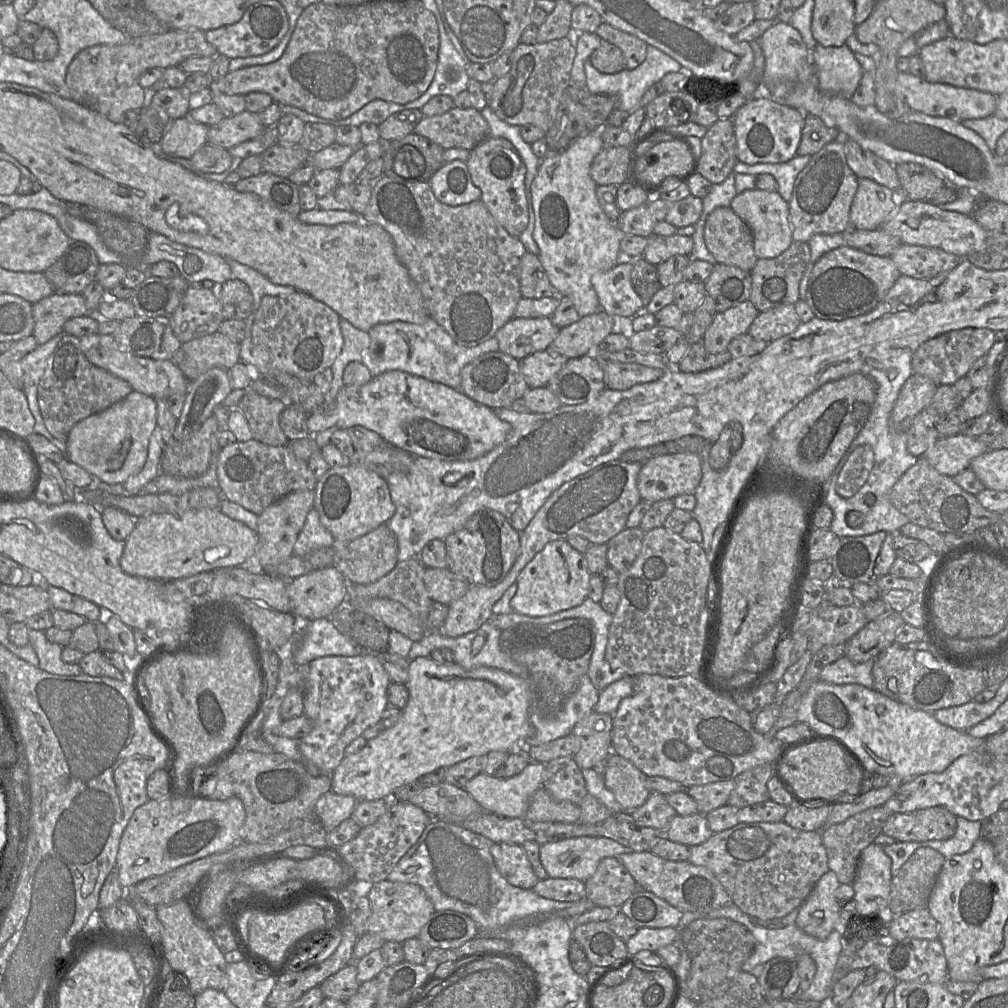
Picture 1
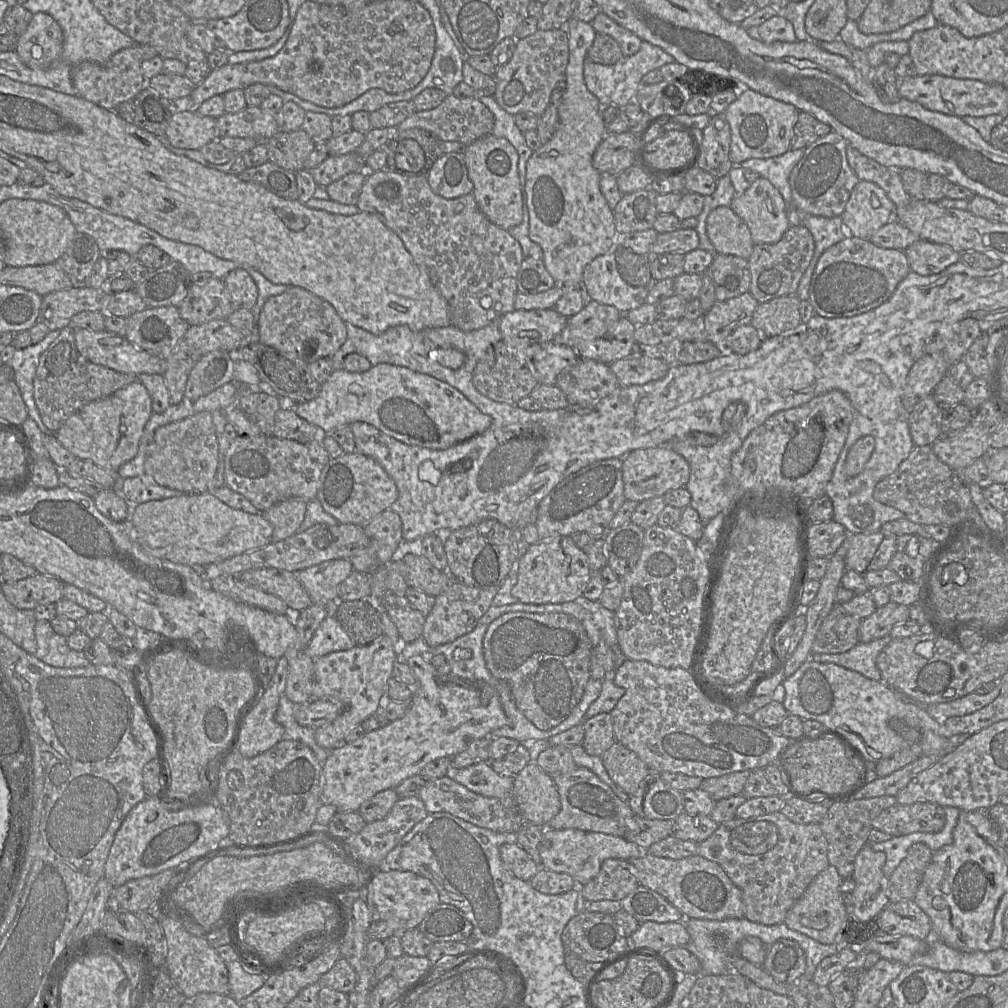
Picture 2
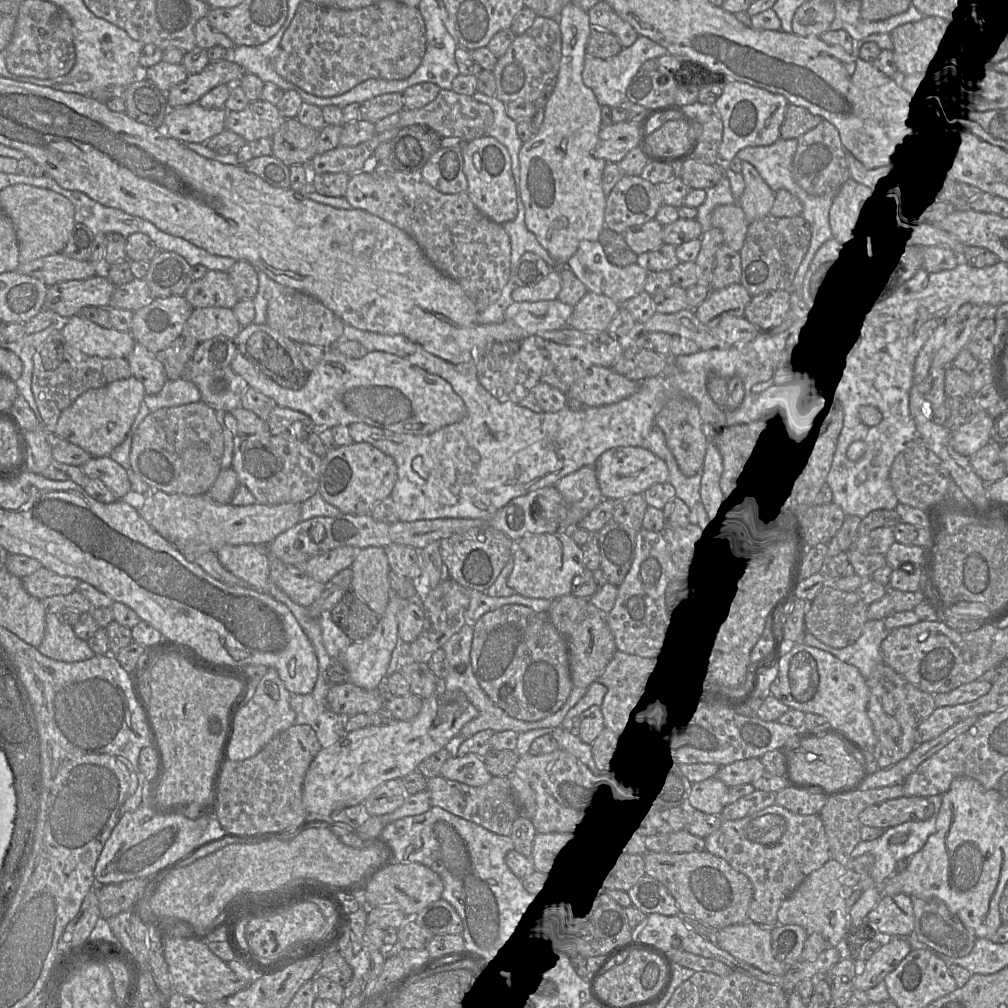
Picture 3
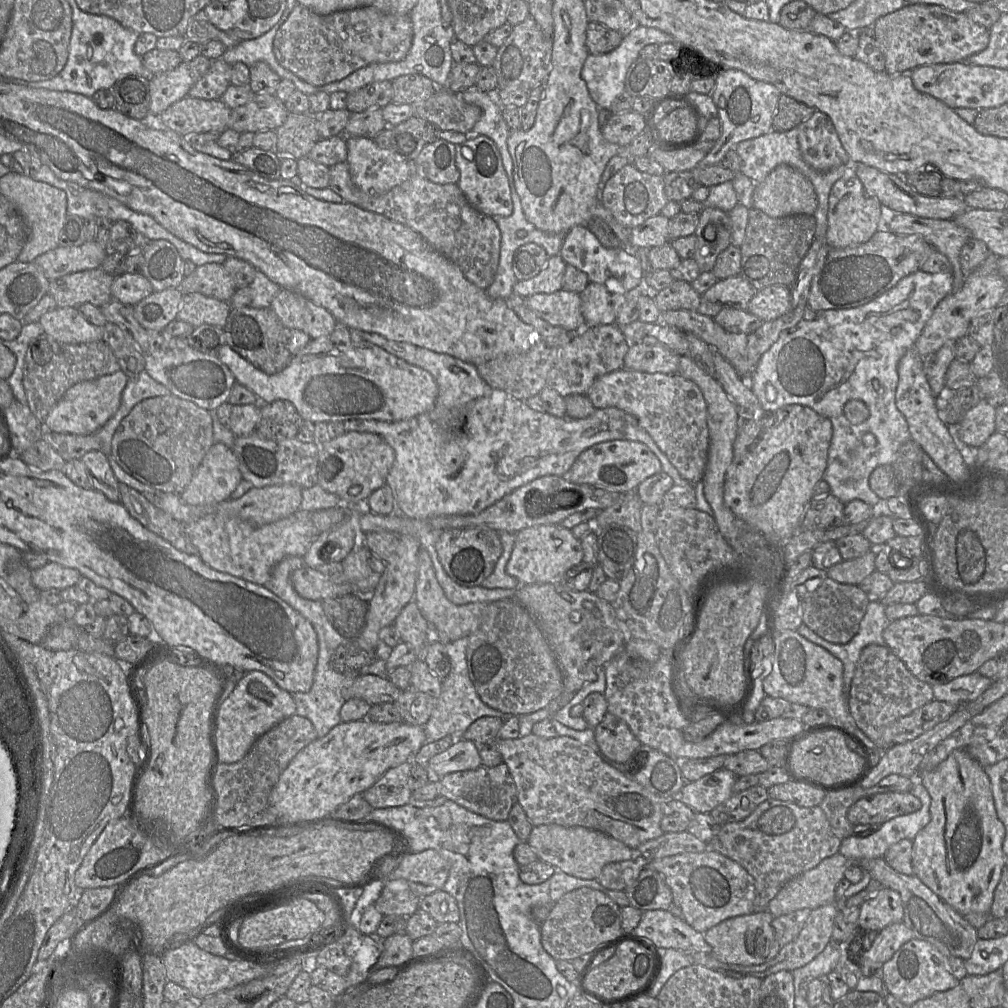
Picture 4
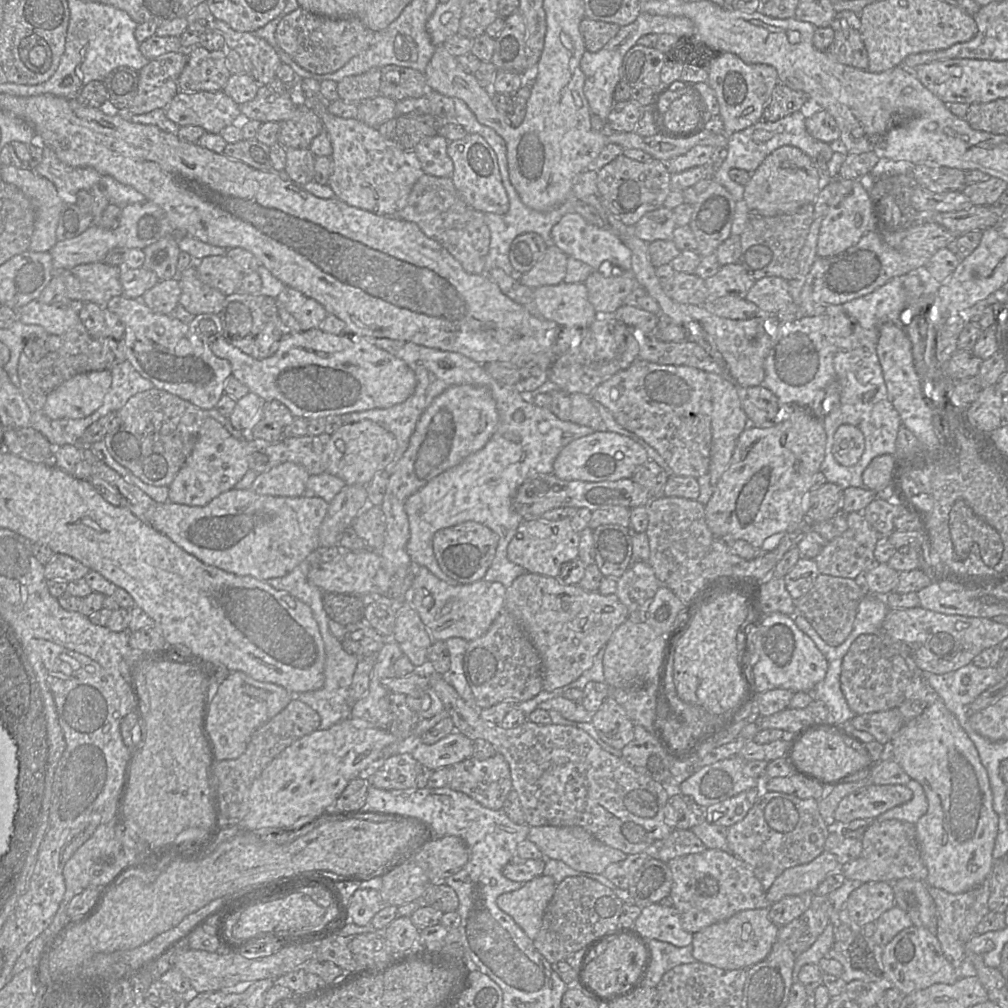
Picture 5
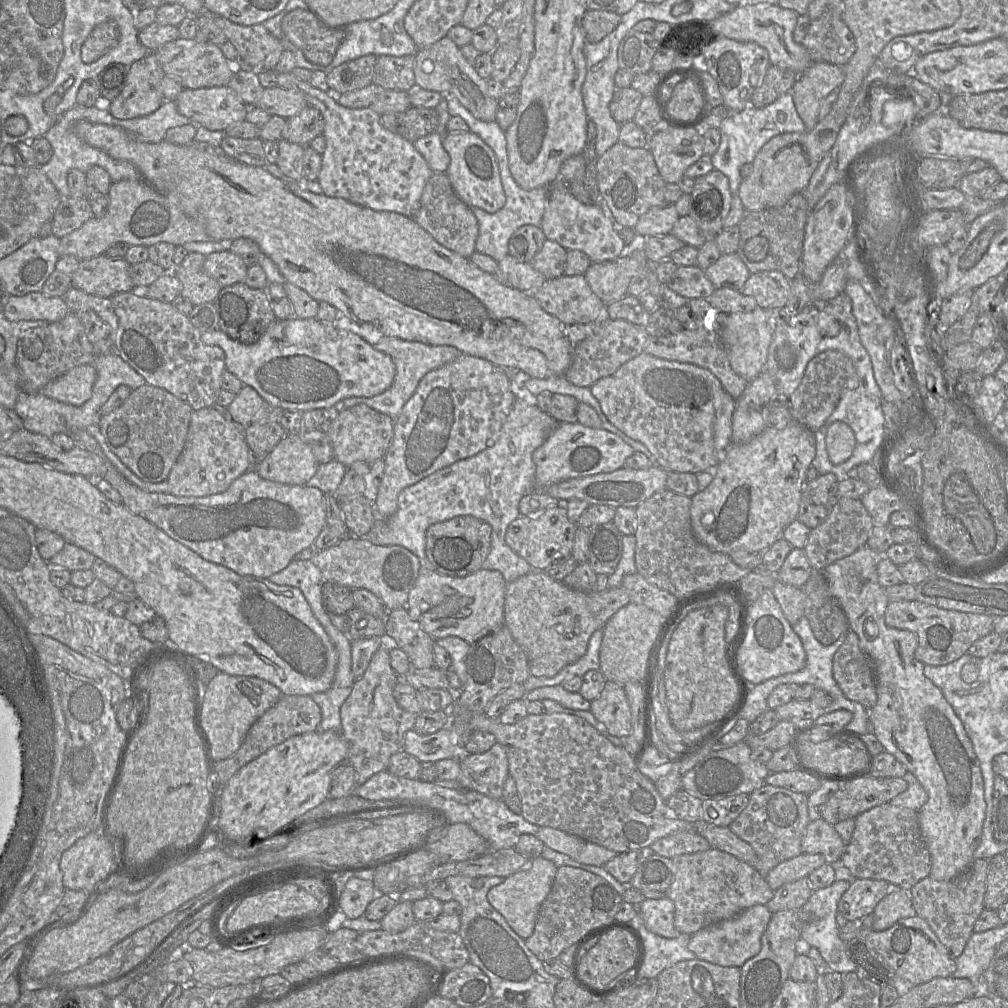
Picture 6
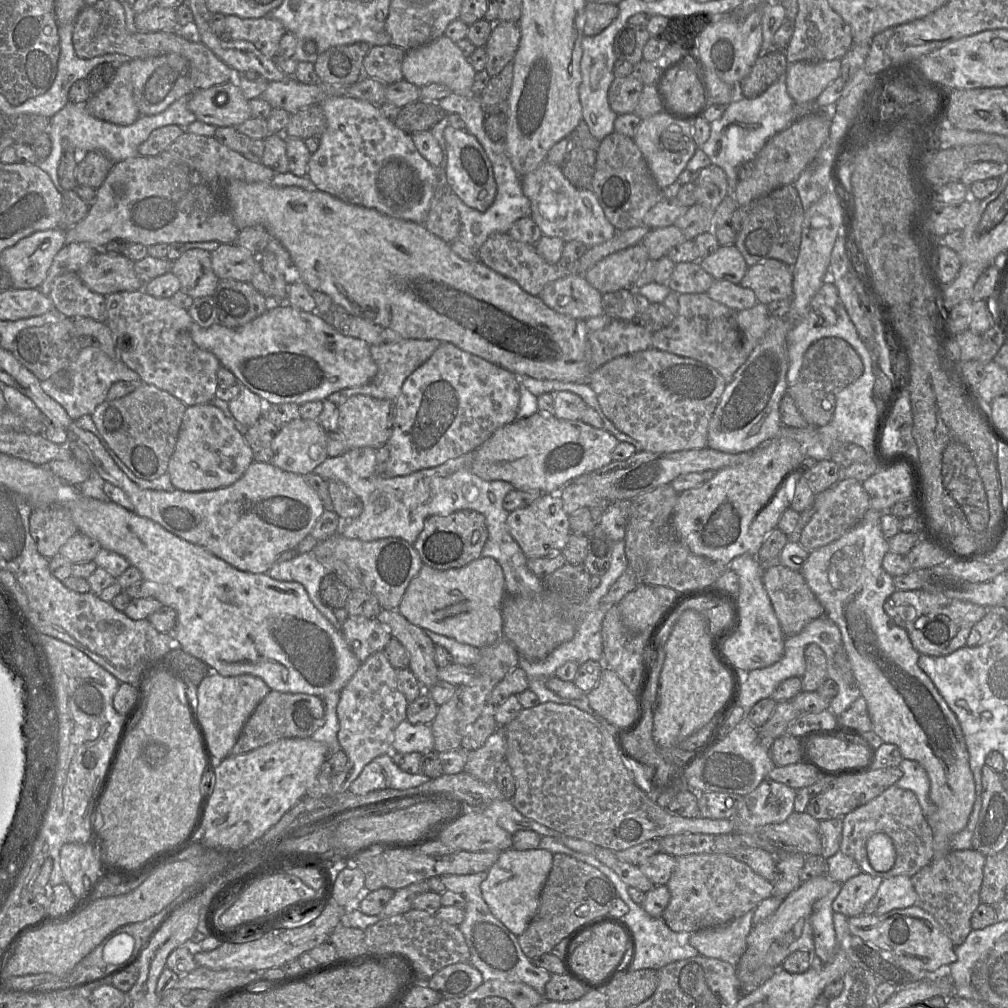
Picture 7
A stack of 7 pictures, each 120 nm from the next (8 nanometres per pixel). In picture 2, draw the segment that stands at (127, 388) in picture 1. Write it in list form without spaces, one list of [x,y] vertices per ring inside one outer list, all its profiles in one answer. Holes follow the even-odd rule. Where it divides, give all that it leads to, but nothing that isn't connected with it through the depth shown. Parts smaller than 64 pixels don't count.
[[[66,326],[60,330],[59,337],[40,356],[34,378],[34,400],[45,426],[56,432],[72,414],[86,404],[105,398],[135,380],[138,380],[136,375],[117,372],[87,360],[76,347],[75,330],[70,326]]]

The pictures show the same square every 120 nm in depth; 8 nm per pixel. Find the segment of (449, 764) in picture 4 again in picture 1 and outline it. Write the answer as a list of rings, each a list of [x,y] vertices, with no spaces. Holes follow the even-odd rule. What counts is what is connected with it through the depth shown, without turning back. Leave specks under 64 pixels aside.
[[[532,761],[522,772],[510,778],[481,772],[470,779],[464,788],[488,812],[509,818],[524,817],[531,796],[543,786],[544,770],[545,764]]]

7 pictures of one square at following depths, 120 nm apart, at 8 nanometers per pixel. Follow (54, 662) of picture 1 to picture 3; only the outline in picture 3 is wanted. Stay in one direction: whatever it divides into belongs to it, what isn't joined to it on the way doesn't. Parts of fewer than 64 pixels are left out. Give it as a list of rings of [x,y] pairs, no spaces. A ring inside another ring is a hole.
[[[56,614],[46,615],[45,634],[38,651],[62,662],[78,662],[95,654],[88,642],[75,635],[73,627],[61,622]]]

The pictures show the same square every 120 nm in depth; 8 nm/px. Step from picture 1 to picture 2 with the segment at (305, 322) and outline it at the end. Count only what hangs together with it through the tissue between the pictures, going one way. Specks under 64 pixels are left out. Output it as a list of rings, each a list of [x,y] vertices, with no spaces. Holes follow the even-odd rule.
[[[288,287],[277,296],[269,298],[260,313],[258,340],[283,353],[288,359],[302,360],[307,364],[321,358],[331,358],[344,344],[347,337],[345,322],[330,303],[301,287]]]

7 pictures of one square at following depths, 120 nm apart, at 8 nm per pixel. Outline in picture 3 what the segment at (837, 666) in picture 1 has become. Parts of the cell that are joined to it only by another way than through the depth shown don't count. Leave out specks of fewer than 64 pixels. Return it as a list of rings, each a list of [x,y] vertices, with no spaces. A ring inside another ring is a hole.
[[[867,620],[858,640],[845,648],[828,646],[809,632],[802,632],[797,642],[828,652],[841,661],[855,666],[867,679],[872,671],[884,662],[881,643],[889,632],[884,620]]]

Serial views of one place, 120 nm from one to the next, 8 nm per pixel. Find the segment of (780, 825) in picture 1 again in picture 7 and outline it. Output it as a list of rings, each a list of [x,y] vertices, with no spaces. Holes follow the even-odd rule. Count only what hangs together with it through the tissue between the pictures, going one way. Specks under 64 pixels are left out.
[[[765,778],[755,790],[744,795],[741,806],[731,818],[736,832],[755,834],[764,825],[785,821],[795,811],[794,801],[796,793],[797,790],[783,783]]]

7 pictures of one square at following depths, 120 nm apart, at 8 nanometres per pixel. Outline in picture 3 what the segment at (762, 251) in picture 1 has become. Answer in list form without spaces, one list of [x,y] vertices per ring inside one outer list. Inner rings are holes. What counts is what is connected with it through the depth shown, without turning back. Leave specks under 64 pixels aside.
[[[742,162],[742,175],[746,186],[738,205],[742,208],[748,224],[770,215],[775,200],[775,191],[762,179],[748,162]]]

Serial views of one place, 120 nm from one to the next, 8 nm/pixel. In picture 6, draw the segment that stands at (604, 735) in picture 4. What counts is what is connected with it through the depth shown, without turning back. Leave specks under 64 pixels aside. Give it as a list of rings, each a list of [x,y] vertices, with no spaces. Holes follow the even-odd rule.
[[[606,681],[600,695],[590,702],[590,712],[612,736],[624,738],[631,734],[631,711],[623,686]]]

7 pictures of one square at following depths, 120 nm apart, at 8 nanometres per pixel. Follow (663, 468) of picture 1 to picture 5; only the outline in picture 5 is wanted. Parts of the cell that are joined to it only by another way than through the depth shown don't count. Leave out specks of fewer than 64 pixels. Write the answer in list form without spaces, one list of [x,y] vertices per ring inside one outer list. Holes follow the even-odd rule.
[[[608,430],[594,431],[571,441],[560,451],[553,464],[553,474],[563,480],[616,481],[632,478],[637,467],[648,459],[646,450],[634,440]]]

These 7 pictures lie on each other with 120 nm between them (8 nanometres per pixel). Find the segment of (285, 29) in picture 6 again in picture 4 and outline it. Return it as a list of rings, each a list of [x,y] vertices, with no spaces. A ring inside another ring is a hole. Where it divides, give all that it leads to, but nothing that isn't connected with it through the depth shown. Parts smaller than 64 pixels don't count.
[[[297,3],[277,31],[273,50],[284,68],[311,85],[323,86],[370,64],[403,60],[412,41],[413,25],[409,15],[386,13],[375,7],[320,15]]]

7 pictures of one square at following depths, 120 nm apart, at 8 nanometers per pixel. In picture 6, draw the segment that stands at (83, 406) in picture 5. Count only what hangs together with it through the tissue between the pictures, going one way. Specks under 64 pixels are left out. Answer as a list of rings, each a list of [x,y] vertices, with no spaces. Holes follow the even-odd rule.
[[[92,364],[79,365],[49,382],[40,392],[48,398],[80,406],[91,398],[96,377]]]

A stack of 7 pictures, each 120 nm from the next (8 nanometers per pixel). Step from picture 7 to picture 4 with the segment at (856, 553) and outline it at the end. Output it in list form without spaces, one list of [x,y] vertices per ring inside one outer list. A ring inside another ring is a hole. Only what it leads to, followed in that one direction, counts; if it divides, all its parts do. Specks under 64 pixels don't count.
[[[956,749],[935,769],[918,772],[916,780],[925,786],[931,797],[931,819],[913,840],[913,875],[961,915],[990,914],[994,892],[1006,866],[1006,855],[1002,849],[1005,826],[998,818],[990,778],[984,766],[967,751]]]

